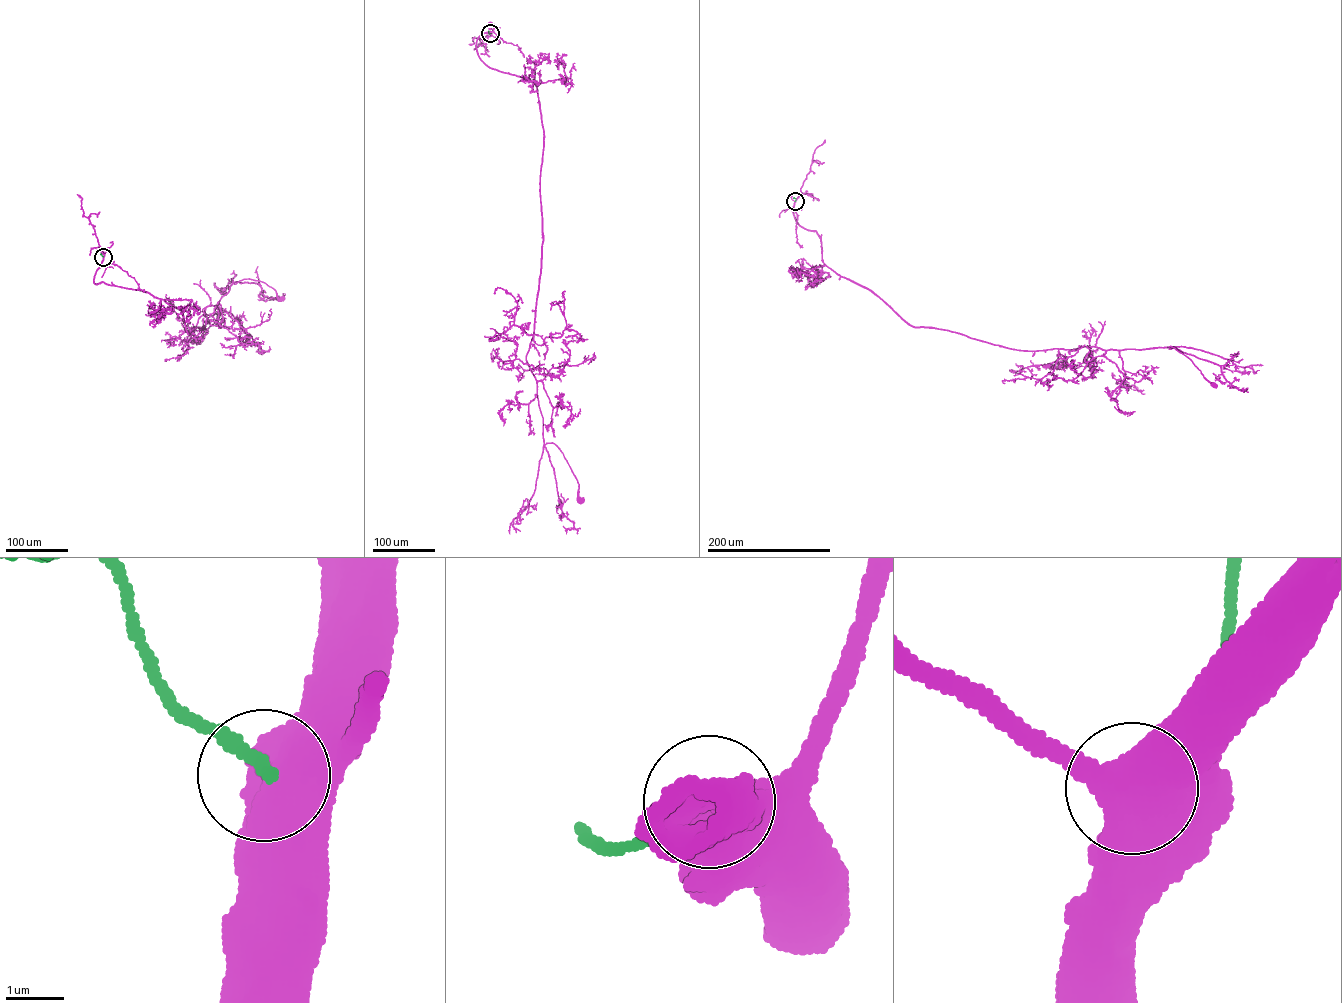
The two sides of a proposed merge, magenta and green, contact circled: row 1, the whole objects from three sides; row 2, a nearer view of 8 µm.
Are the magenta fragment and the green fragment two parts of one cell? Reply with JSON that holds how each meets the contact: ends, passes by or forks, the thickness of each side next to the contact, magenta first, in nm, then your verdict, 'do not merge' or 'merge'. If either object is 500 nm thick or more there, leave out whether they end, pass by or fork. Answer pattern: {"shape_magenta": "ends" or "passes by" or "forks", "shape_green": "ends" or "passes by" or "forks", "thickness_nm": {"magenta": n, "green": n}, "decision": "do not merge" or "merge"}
{"thickness_nm": {"magenta": 850, "green": 200}, "decision": "do not merge"}

